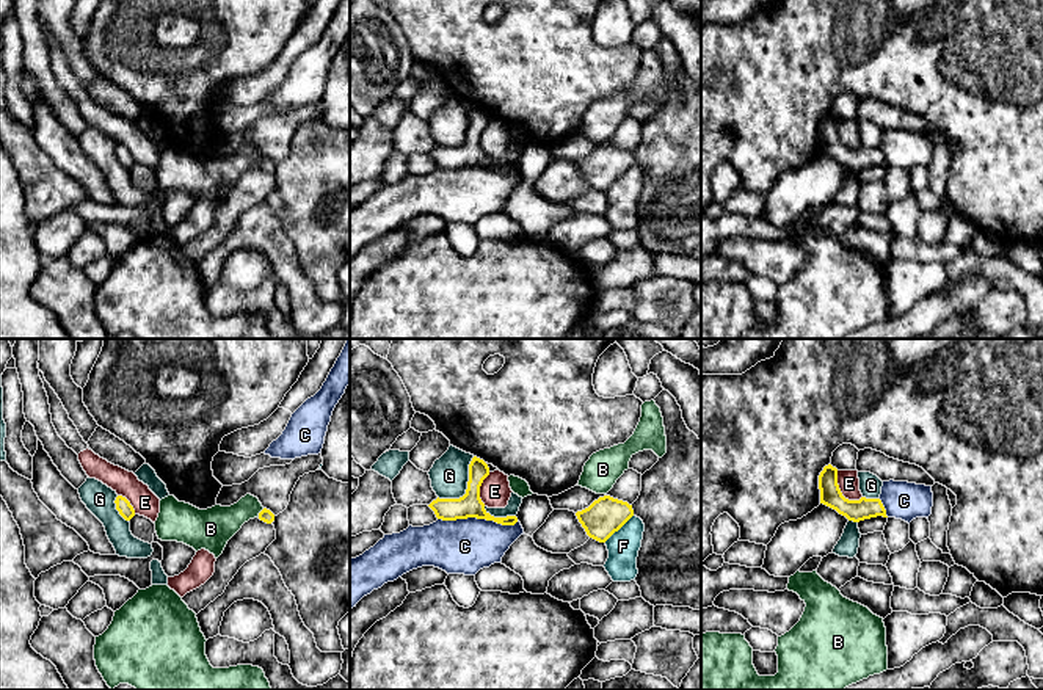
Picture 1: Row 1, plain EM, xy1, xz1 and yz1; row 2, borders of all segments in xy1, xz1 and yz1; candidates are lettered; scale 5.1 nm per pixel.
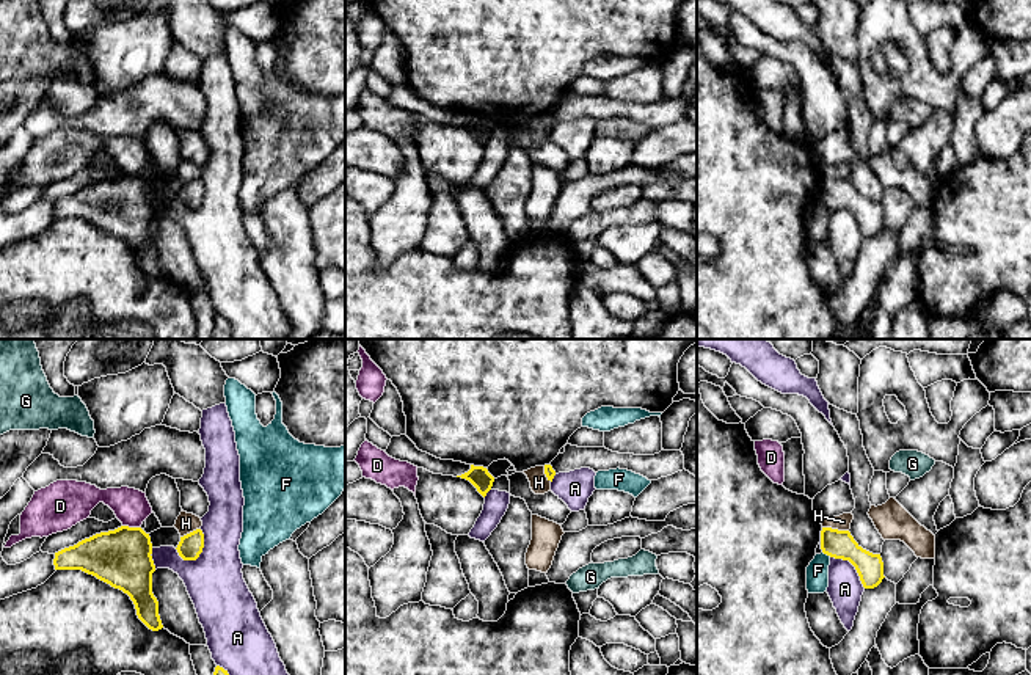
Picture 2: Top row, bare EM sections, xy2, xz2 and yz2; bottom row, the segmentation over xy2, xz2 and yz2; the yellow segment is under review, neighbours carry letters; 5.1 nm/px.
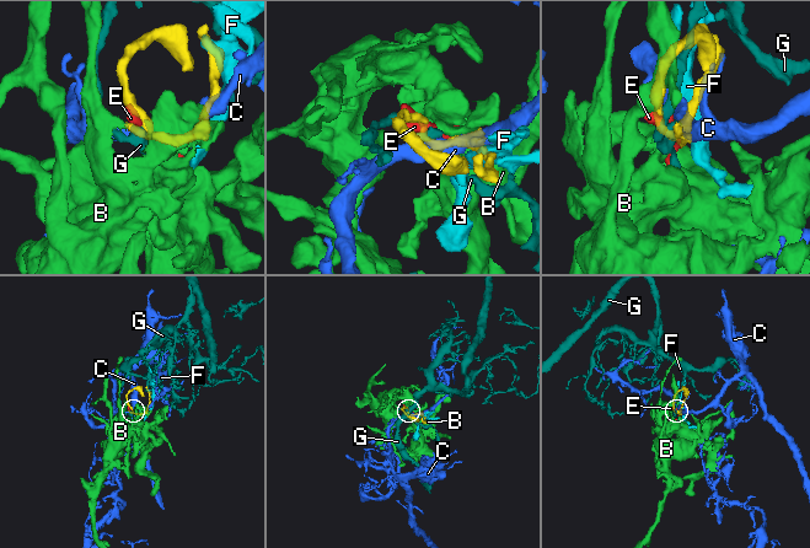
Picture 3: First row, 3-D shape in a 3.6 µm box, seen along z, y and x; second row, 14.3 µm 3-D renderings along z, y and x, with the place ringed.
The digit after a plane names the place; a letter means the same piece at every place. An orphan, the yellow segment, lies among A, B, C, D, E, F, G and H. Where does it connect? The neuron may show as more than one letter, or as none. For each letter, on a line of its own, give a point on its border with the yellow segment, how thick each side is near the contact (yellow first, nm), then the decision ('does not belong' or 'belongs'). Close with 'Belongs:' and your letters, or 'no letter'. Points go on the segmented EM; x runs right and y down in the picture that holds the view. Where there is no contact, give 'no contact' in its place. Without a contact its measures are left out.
A: meets yellow in xy2 at (201, 550); 120 nm thick on the yellow side, 300 nm on the other; does not belong
B: meets yellow in xy1 at (259, 513); 70 nm thick on the yellow side, 200 nm on the other; does not belong
C: meets yellow in xz1 at (479, 518); 120 nm thick on the yellow side, 280 nm on the other; does not belong
D: meets yellow in xy2 at (132, 528); 300 nm thick on the yellow side, 180 nm on the other; does not belong
E: meets yellow in yz1 at (839, 491); 110 nm thick on the yellow side, 110 nm on the other; does not belong
F: meets yellow in xz1 at (618, 529); 190 nm thick on the yellow side, 170 nm on the other; does not belong
G: meets yellow in xz1 at (468, 488); 120 nm thick on the yellow side, 200 nm on the other; does not belong
H: meets yellow in yz2 at (835, 529); 140 nm thick on the yellow side, 80 nm on the other; does not belong
Belongs: no letter

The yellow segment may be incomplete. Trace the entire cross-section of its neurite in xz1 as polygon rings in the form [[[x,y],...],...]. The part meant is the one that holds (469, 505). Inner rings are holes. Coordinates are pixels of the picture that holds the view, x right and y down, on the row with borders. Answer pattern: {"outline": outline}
{"outline": [[[474,456],[469,464],[469,481],[466,494],[460,499],[438,497],[428,507],[434,511],[436,518],[442,521],[477,518],[494,521],[502,525],[514,525],[518,522],[516,516],[494,518],[485,510],[485,503],[480,499],[480,486],[488,475],[488,464],[483,459]]]}

